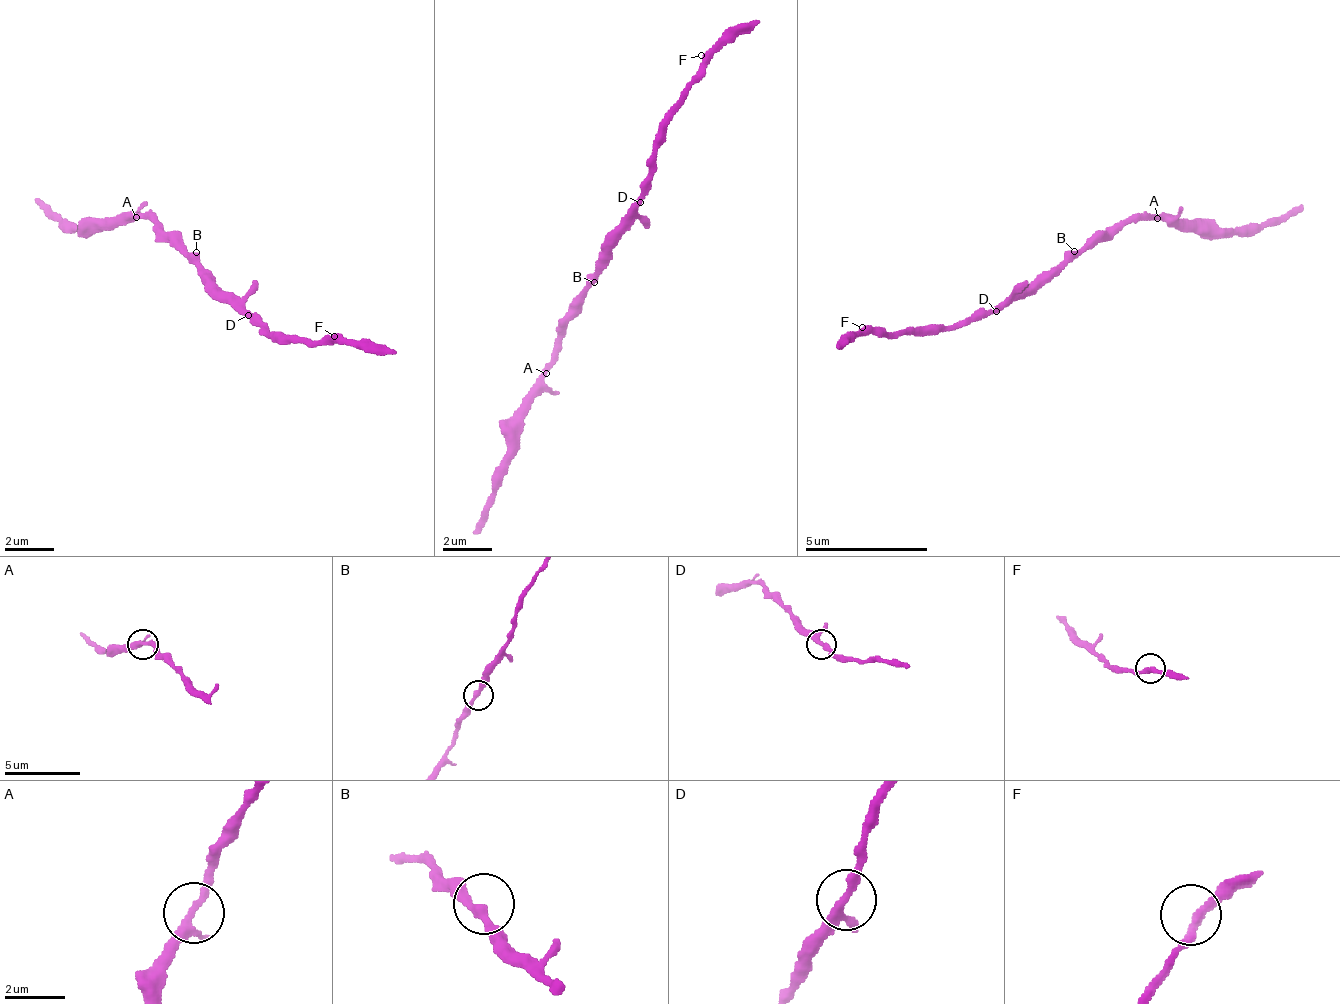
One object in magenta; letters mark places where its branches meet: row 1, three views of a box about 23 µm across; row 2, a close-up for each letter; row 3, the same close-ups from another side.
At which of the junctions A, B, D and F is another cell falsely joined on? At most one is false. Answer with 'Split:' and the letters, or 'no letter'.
Split: no letter

